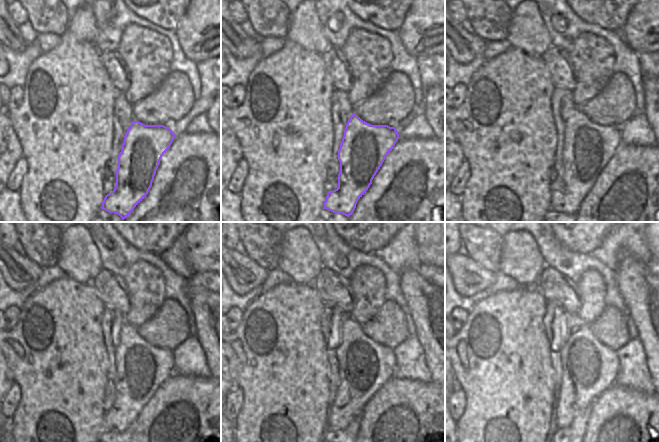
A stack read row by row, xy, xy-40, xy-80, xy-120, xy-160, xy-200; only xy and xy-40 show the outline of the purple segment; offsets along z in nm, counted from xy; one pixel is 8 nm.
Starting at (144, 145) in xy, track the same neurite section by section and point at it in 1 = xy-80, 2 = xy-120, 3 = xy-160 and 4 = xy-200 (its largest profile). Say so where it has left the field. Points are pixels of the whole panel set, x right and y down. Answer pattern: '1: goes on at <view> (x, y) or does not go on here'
1: goes on at xy-80 (588, 147)
2: goes on at xy-120 (141, 368)
3: goes on at xy-160 (364, 365)
4: goes on at xy-200 (589, 367)

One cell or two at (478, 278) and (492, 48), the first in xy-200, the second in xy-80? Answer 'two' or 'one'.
two

